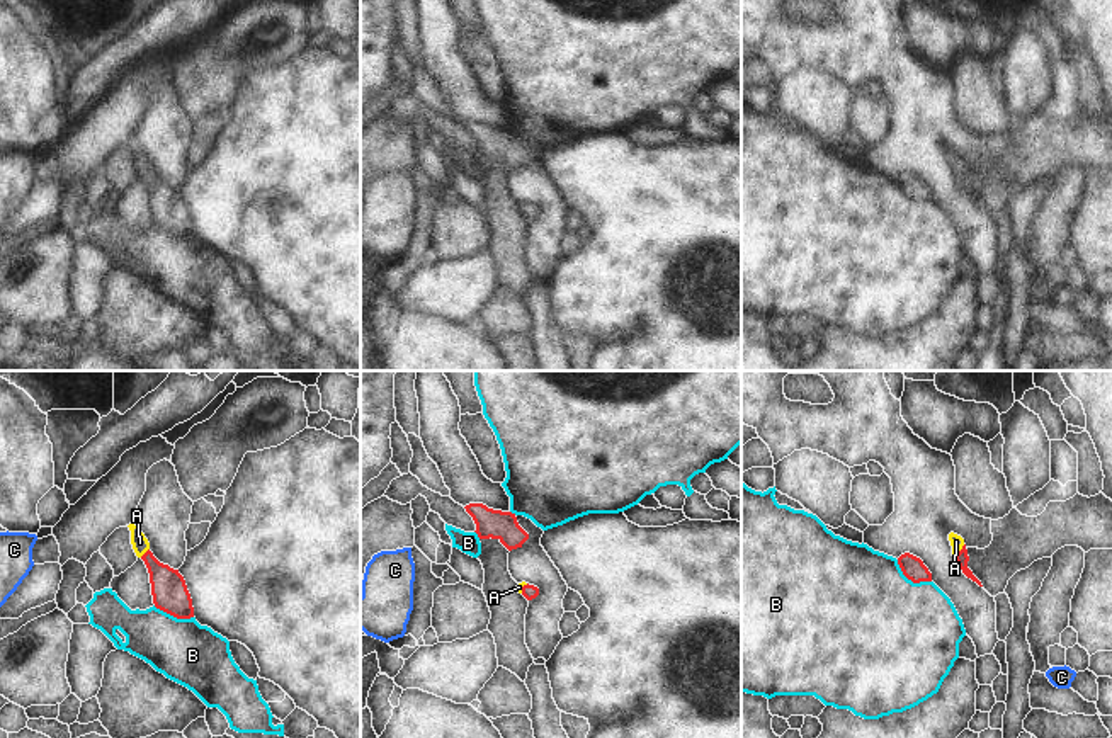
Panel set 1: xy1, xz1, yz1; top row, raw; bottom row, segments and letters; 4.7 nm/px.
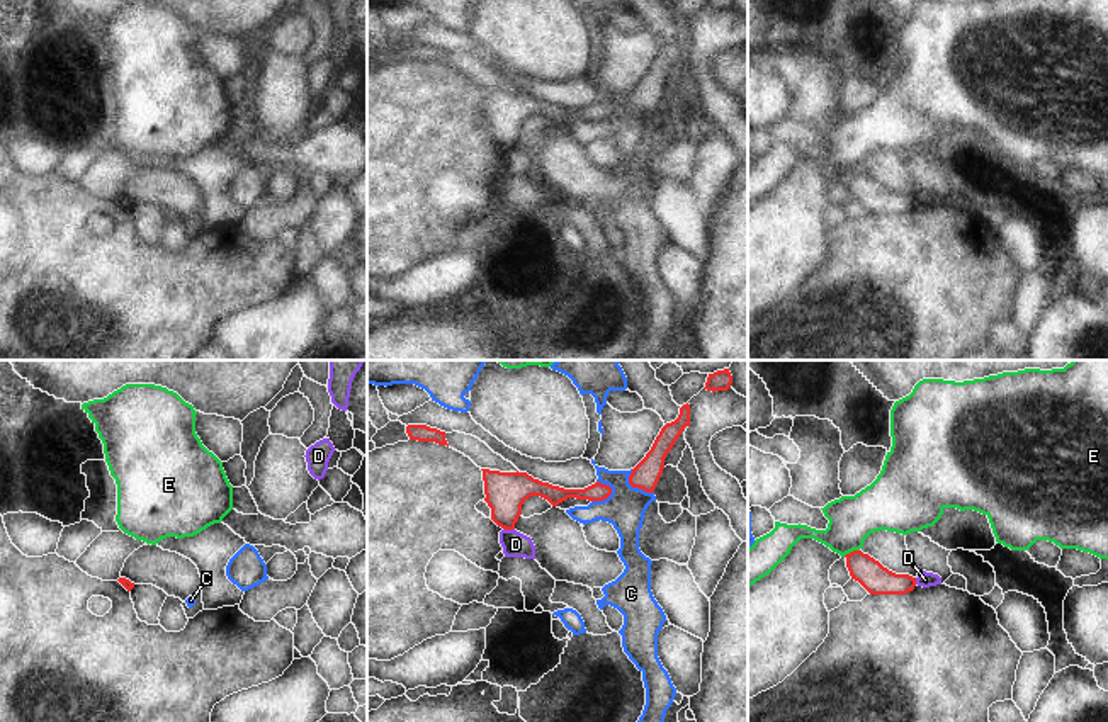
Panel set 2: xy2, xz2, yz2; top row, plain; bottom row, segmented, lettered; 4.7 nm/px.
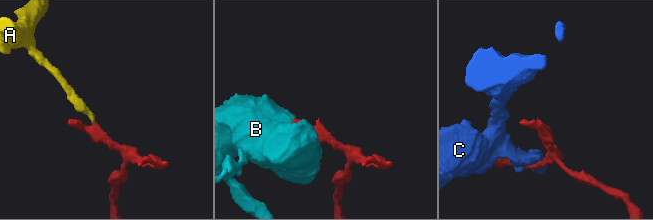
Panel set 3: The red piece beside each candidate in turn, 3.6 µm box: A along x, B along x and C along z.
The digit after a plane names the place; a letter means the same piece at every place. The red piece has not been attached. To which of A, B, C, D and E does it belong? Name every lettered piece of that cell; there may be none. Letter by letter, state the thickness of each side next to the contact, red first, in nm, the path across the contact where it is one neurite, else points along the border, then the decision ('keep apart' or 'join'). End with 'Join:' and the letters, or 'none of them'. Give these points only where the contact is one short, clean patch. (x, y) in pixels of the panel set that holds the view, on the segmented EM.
A: 60 nm thick on the red side, 60 nm on the other; runs through yz1 (961, 556), (959, 551), (956, 541); join
B: 110 nm thick on the red side, 480 nm on the other; keep apart
C: 90 nm thick on the red side, 190 nm on the other; border along xz2 (612, 488), (605, 498), (592, 502); keep apart
D: 190 nm thick on the red side, 120 nm on the other; border along xz2 (503, 527), (514, 529); keep apart
E: 140 nm thick on the red side, 220 nm on the other; border along yz2 (859, 549), (843, 556); keep apart
Join: A

